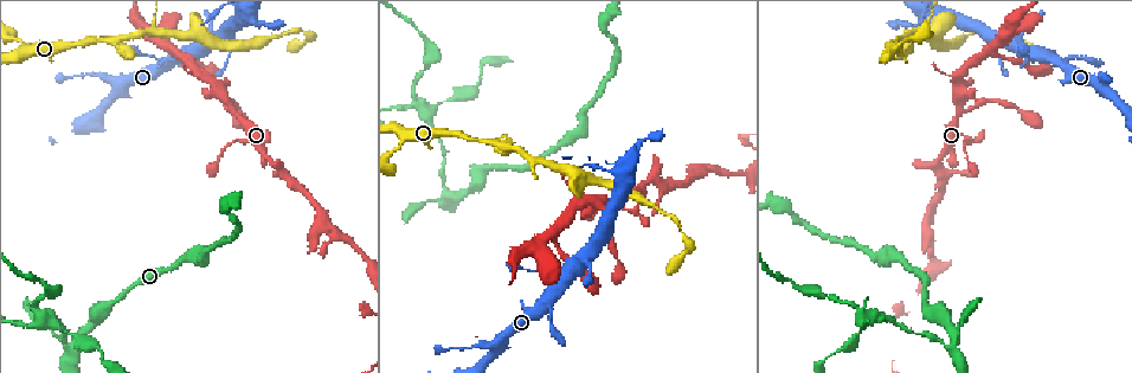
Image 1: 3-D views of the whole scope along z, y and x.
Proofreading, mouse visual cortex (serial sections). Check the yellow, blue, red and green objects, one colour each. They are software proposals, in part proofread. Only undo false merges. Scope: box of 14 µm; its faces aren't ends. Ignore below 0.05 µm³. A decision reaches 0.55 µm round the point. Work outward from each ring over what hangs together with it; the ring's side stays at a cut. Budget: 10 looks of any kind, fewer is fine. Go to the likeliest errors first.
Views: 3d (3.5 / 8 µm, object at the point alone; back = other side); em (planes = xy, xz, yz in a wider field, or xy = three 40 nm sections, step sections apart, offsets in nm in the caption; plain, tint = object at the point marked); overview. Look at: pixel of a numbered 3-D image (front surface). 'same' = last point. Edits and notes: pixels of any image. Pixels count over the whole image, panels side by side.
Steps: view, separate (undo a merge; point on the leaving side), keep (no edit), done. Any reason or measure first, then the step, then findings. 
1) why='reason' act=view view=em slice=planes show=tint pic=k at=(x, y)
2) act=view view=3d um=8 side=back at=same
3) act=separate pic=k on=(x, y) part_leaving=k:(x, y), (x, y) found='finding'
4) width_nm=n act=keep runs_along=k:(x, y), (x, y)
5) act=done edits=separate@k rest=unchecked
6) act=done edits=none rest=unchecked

why='narrows sharply' act=view view=3d um=3.5 pic=1 at=(495, 143)

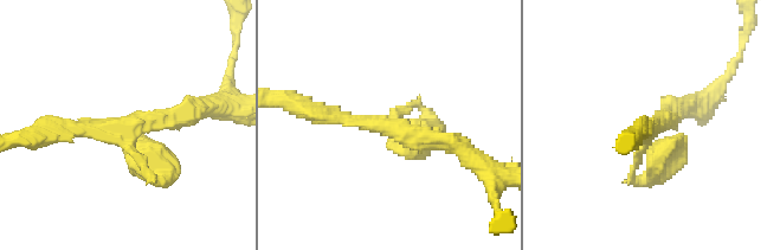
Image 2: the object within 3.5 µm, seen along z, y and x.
why='need the tissue' act=view view=em slice=xy step=5 show=tint pic=2 at=(133, 127)

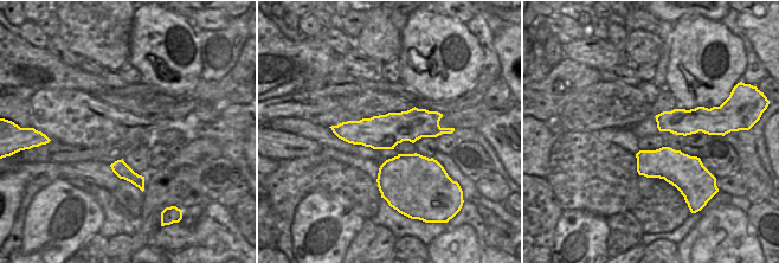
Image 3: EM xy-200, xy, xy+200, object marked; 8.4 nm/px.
act=keep runs_along=2:(315, 113), (464, 153) found='one cell here'

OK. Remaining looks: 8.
why='narrows sharply' act=view view=3d um=8 side=back pic=1 at=(1029, 56)

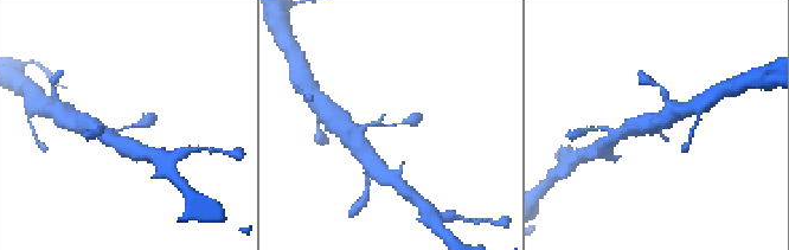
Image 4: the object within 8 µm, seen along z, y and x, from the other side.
why='zoom in' act=view view=3d um=3.5 pic=4 at=(124, 128)

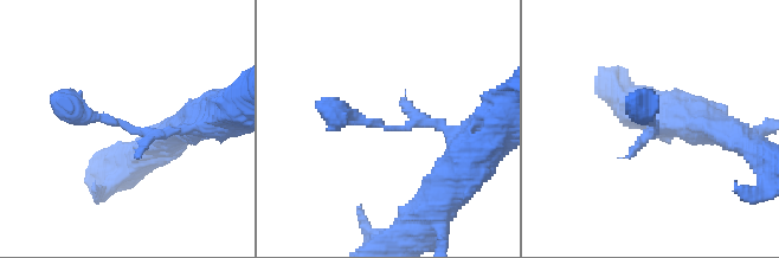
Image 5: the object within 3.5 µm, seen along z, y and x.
act=view view=em slice=xy step=2 show=tint pic=5 at=(652, 128)

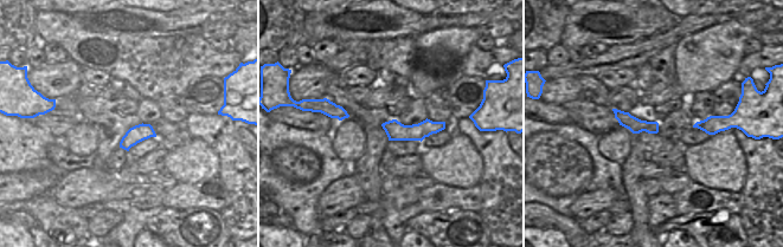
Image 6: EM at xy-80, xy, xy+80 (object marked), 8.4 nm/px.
width_nm=160 act=keep runs_along=6:(385, 125), (396, 131), (442, 125) found='all the same cell'

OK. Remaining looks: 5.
why='four arms meet' act=view view=3d um=3.5 side=back pic=1 at=(449, 193)

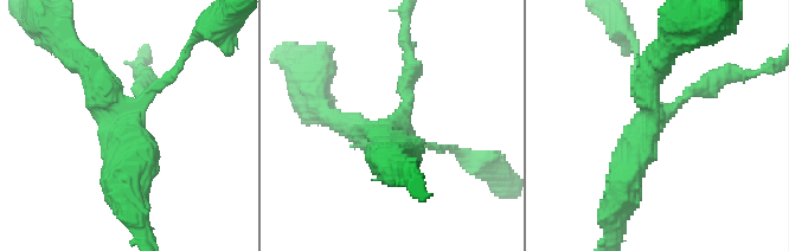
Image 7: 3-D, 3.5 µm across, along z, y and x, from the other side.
arms=4 arm_widths_nm=150,150,350,450 why='now the EM' act=view view=em slice=xy step=3 show=plain pic=7 at=(395, 132)

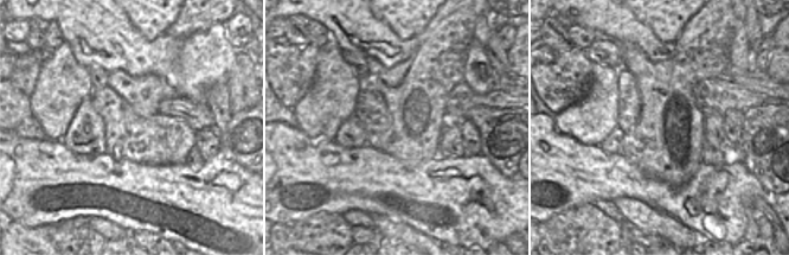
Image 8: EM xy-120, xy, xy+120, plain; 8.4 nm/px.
act=view view=em slice=xy step=3 show=tint at=same

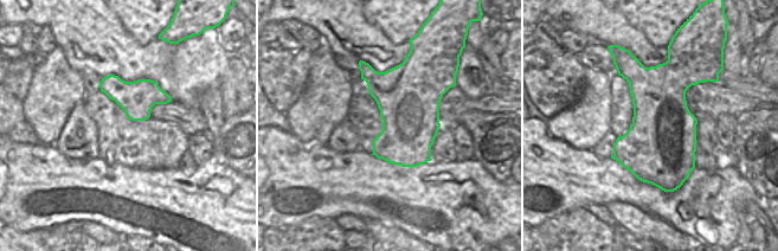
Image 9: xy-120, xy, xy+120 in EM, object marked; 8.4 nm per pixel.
act=keep runs_along=7:(344, 122), (391, 132), (412, 71) found='all the same cell'

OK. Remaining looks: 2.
why='four or more arms meet' act=view view=3d um=3.5 pic=1 at=(864, 319)

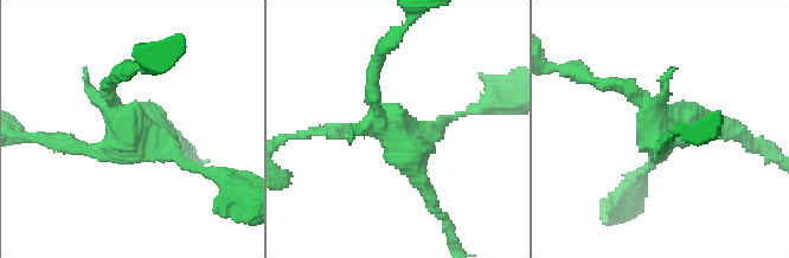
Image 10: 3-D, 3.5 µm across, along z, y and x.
why='now the EM' act=view view=em slice=xy step=1 show=tint pic=10 at=(129, 127)

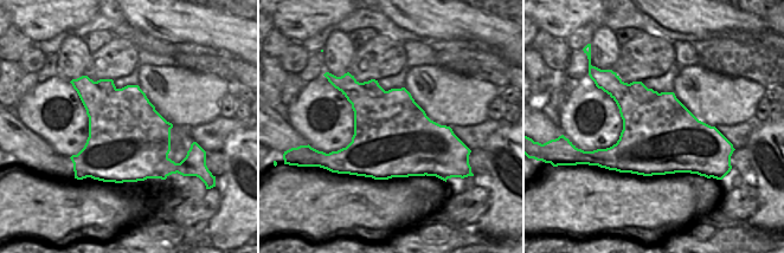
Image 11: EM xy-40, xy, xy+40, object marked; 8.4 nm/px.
act=separate pic=10 on=(339, 134) found='two cells meet here'

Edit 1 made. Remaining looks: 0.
act=done edits=separate@10 rest=unchecked

